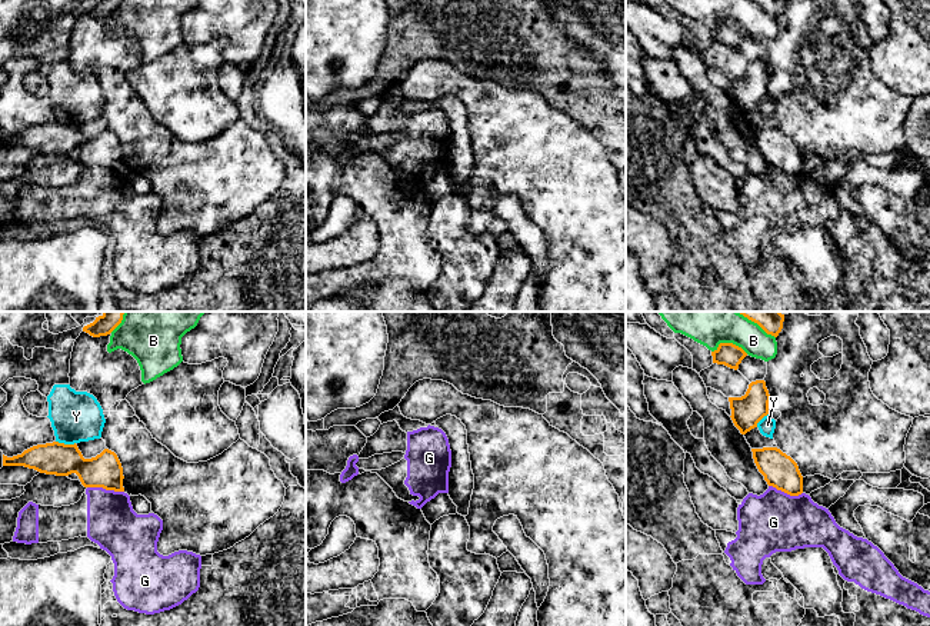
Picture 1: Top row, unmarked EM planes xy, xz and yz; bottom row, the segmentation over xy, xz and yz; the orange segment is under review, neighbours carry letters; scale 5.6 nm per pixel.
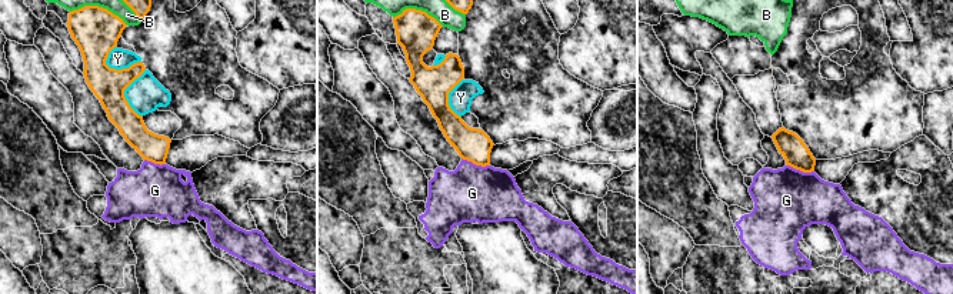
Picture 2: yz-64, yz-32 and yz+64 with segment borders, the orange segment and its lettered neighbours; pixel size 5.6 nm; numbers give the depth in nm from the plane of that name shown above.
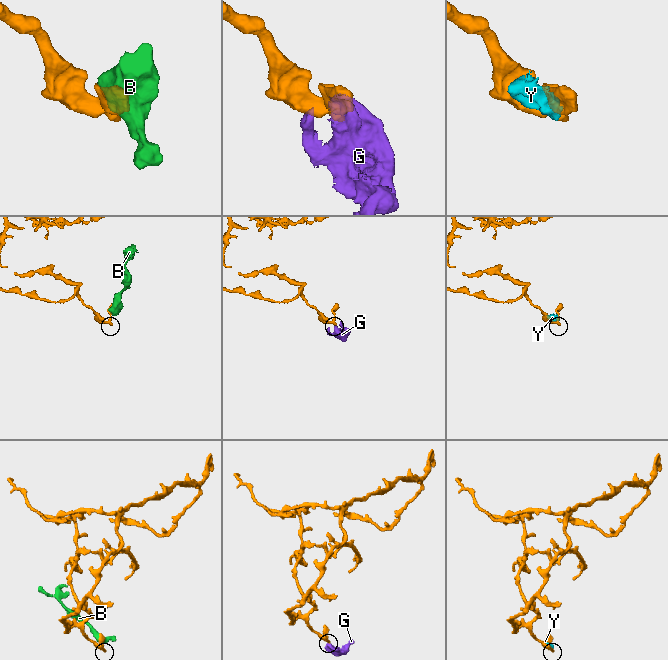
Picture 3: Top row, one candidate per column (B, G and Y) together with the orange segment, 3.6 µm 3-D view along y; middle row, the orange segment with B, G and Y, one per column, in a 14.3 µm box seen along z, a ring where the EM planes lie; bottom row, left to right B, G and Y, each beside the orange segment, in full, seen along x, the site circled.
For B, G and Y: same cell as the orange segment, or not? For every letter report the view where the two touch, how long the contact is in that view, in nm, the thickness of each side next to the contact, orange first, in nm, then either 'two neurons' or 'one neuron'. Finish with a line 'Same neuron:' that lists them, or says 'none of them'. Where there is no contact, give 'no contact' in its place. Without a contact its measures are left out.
B: yz | 200 nm | 130/160 nm | two neurons
G: xy | 220 nm | 190/280 nm | two neurons
Y: xy | 110 nm | 180/280 nm | two neurons
Same neuron: none of them

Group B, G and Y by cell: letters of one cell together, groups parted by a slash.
B / G / Y

